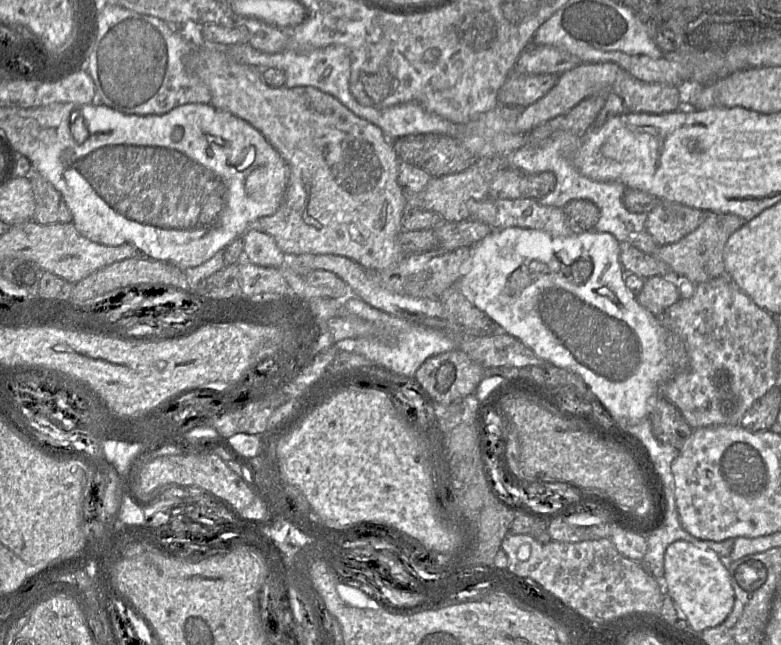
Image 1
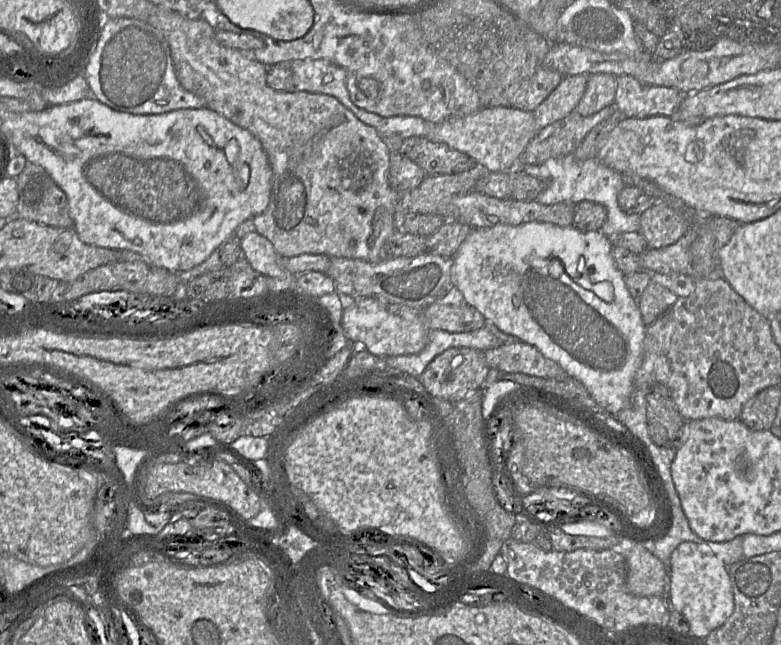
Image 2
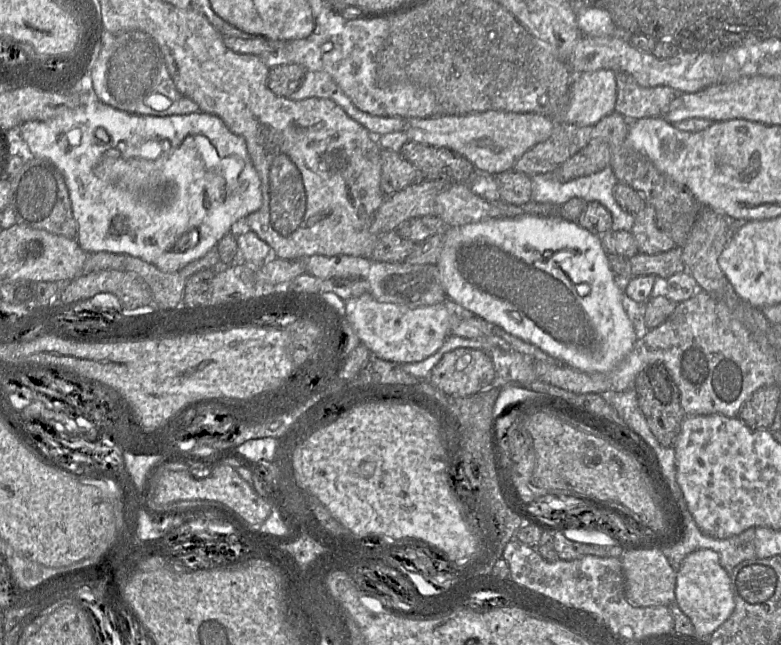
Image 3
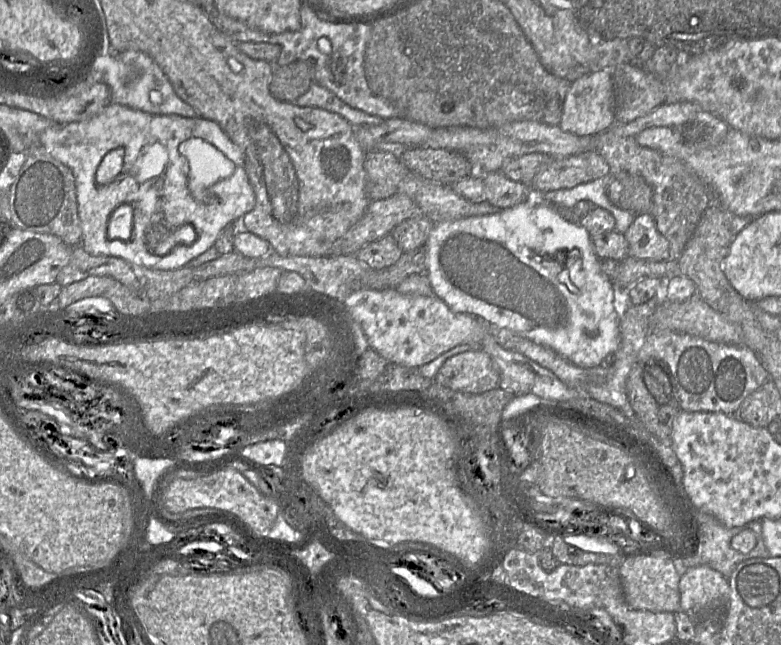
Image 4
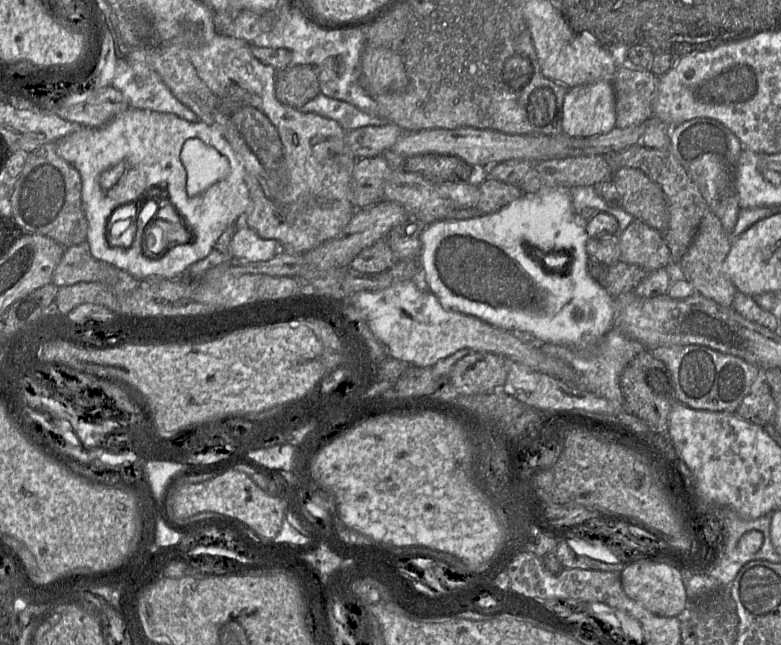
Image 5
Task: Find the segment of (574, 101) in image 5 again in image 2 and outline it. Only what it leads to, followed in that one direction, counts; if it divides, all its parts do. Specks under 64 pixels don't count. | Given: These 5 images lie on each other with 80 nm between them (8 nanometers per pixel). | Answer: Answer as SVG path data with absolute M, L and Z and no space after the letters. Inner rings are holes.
M595 73L588 77L585 92L574 111L589 116L614 103L616 79L607 73Z

